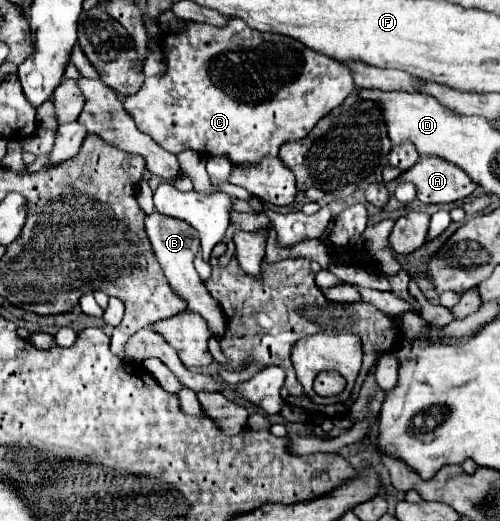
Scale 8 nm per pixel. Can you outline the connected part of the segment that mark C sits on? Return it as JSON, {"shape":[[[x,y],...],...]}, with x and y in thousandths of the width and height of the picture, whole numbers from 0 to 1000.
{"shape":[[[468,33],[456,36],[448,52],[428,52],[428,48],[380,40],[360,60],[328,71],[324,102],[328,102],[328,117],[332,117],[332,140],[316,152],[292,152],[276,179],[248,190],[248,209],[264,221],[264,228],[272,232],[272,244],[284,255],[296,255],[332,290],[340,290],[340,286],[364,286],[364,290],[380,286],[380,290],[392,290],[392,294],[408,294],[412,301],[452,301],[452,305],[464,309],[464,317],[516,317],[516,309],[524,309],[528,301],[556,301],[556,286],[560,286],[564,274],[588,271],[588,267],[608,267],[624,251],[624,244],[652,217],[660,217],[664,209],[684,202],[684,194],[712,171],[708,148],[700,148],[700,132],[692,132],[692,121],[680,121],[672,113],[640,106],[640,102],[616,94],[612,86],[604,86],[600,79],[580,75],[572,67],[504,60],[484,36],[468,36]]]}

